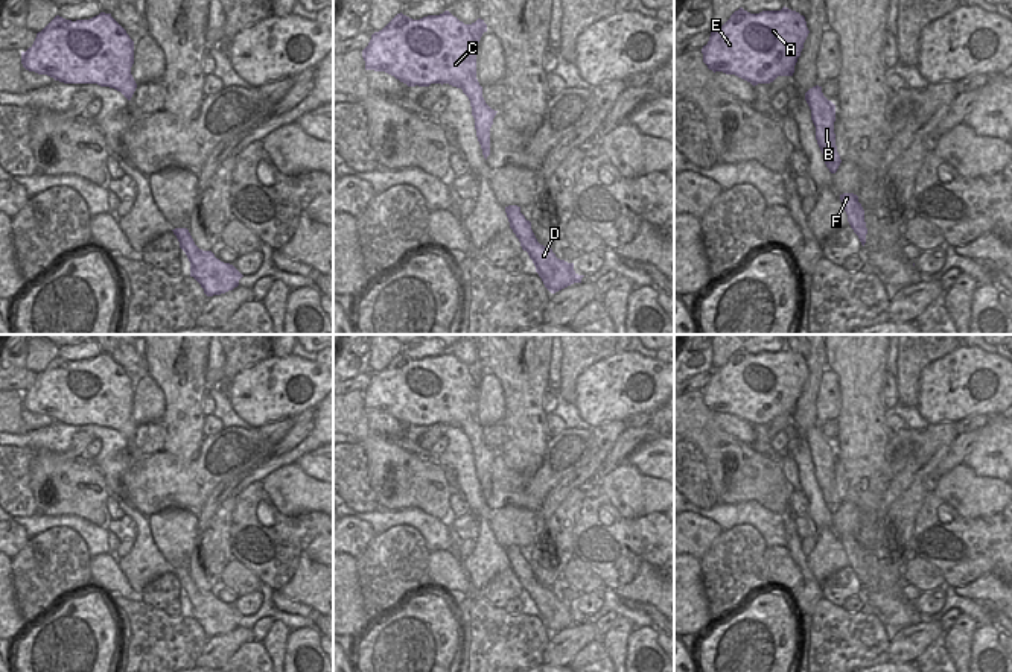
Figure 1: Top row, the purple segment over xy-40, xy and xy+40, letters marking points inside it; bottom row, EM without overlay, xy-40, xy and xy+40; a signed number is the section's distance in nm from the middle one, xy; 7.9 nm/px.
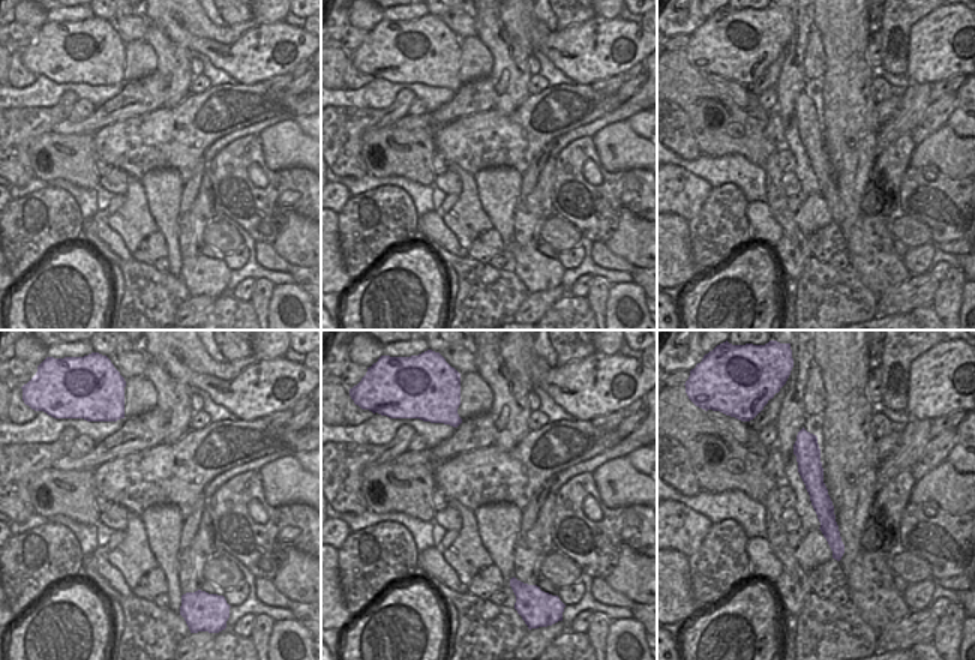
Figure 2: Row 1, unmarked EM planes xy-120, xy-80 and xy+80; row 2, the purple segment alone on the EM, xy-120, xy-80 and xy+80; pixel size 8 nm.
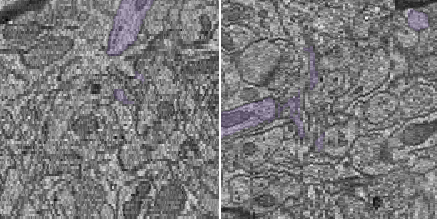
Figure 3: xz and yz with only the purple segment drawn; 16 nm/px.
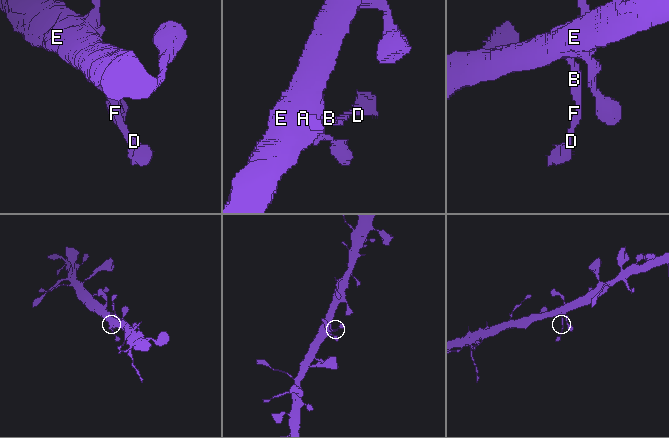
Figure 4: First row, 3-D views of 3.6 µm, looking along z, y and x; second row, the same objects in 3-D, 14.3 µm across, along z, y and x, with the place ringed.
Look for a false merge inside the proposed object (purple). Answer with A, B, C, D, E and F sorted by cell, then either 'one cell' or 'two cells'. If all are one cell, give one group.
A B C D E F; one cell

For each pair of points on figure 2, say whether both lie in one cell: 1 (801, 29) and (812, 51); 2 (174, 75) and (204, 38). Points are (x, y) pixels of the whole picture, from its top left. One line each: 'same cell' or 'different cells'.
1: different cells
2: different cells

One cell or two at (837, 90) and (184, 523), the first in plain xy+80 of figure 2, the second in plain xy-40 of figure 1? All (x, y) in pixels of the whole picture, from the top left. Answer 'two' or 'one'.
two

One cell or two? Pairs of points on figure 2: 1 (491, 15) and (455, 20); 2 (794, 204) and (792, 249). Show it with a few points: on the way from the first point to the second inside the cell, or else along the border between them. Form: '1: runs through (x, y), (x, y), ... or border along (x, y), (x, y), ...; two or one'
1: border along (473, 15), (476, 33); two
2: border along (785, 197), (785, 203), (792, 213); two

